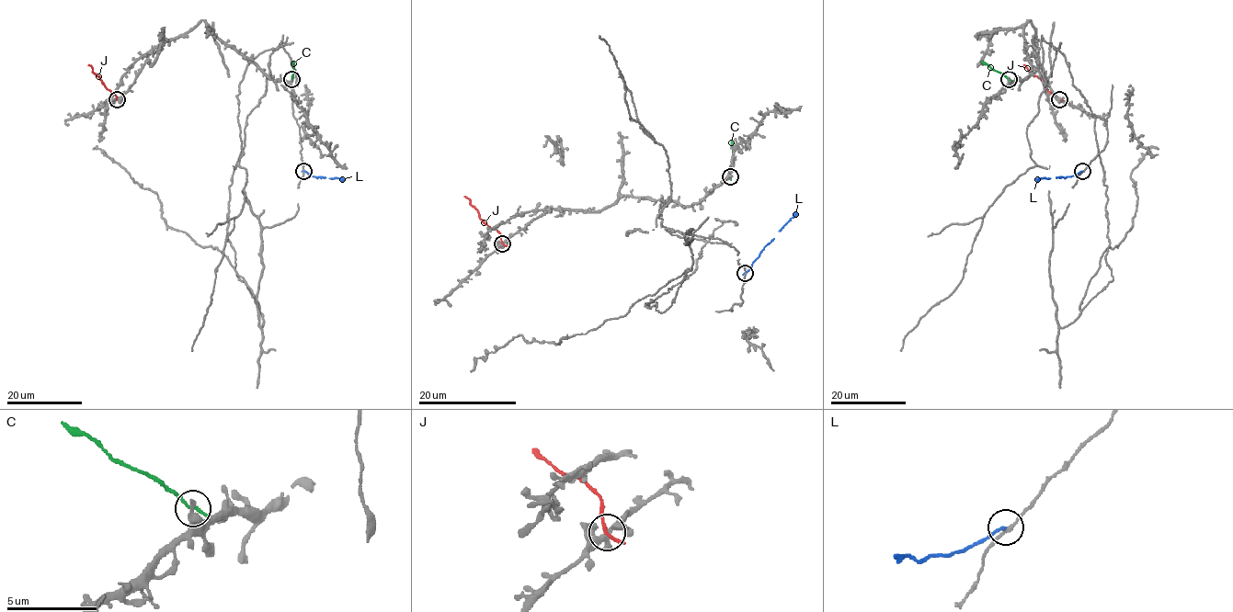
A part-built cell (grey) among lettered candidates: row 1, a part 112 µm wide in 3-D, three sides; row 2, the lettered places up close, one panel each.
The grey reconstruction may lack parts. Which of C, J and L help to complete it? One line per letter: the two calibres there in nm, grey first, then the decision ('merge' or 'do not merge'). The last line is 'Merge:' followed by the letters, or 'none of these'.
C: calibres 340 and 200 nm; do not merge
J: calibres 260 and 240 nm; do not merge
L: calibres 160 and 200 nm; do not merge
Merge: none of these

